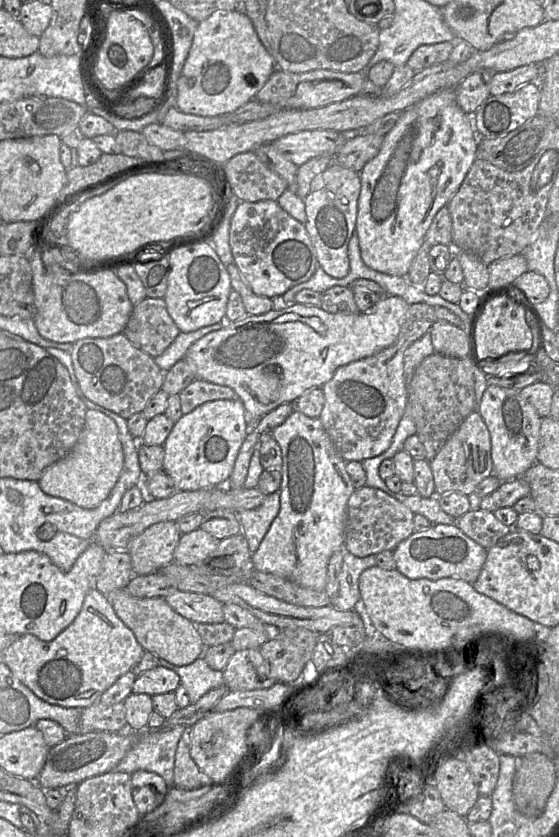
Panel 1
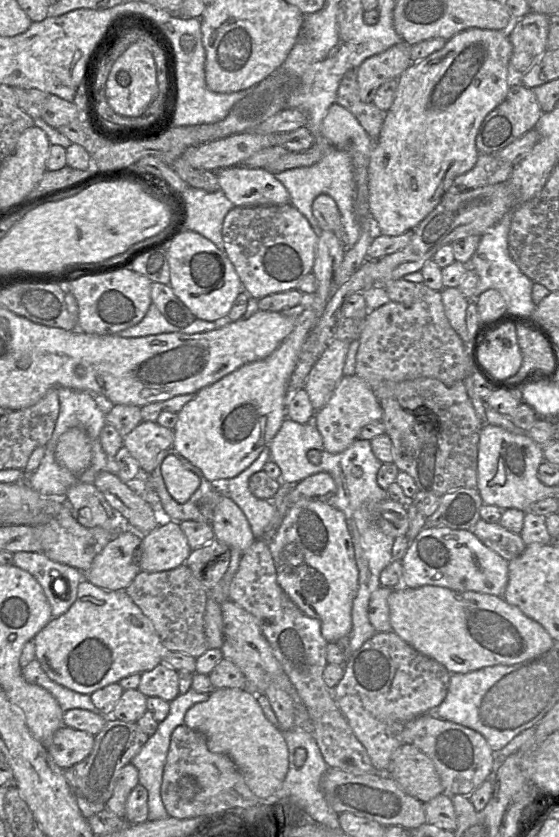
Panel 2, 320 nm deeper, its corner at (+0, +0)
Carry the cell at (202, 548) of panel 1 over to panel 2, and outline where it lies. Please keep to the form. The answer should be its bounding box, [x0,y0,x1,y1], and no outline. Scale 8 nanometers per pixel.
[137,514,191,571]

